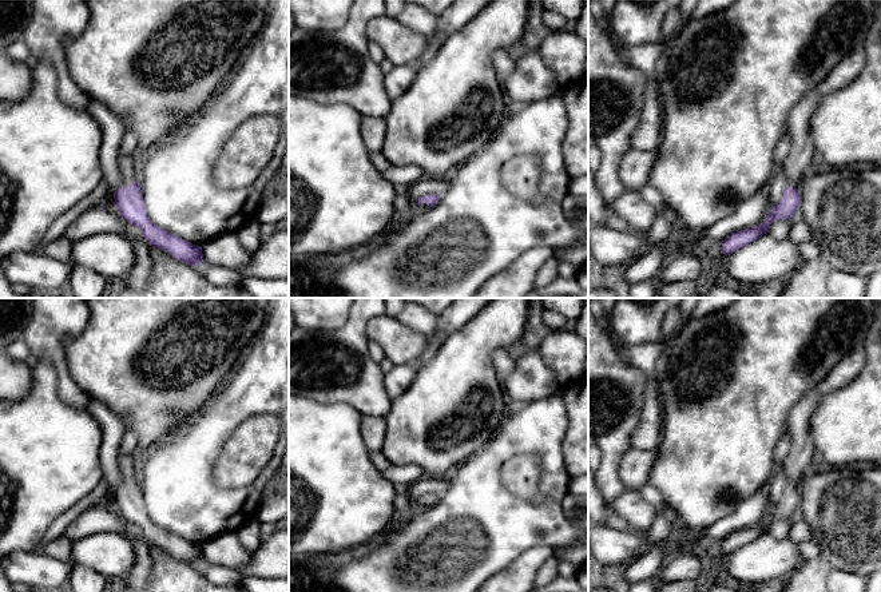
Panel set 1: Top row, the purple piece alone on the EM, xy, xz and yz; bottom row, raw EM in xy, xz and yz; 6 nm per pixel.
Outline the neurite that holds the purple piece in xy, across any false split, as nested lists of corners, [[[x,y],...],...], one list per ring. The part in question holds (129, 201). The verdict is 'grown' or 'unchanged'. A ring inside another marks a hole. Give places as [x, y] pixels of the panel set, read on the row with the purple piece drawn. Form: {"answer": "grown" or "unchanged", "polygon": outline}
{"answer": "grown", "polygon": [[[119,154],[119,170],[123,184],[114,192],[115,206],[123,219],[136,226],[144,239],[154,247],[162,249],[172,258],[199,266],[203,262],[202,246],[195,246],[163,229],[156,227],[148,218],[140,184],[135,178],[132,155]]]}

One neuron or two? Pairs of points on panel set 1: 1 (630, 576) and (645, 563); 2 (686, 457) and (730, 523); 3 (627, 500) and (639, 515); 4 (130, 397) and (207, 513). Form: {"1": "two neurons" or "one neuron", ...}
{"1": "one neuron", "2": "two neurons", "3": "one neuron", "4": "two neurons"}

